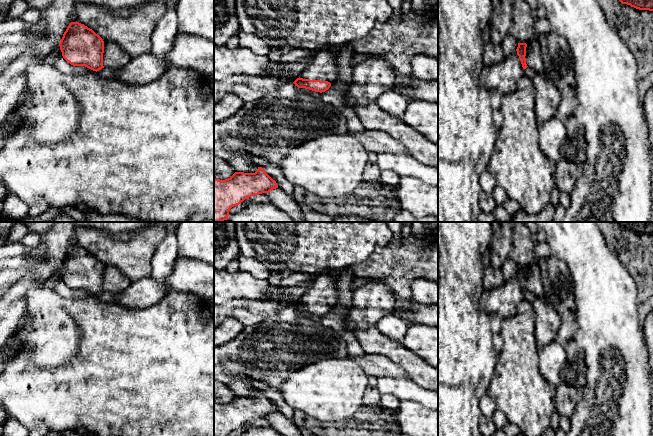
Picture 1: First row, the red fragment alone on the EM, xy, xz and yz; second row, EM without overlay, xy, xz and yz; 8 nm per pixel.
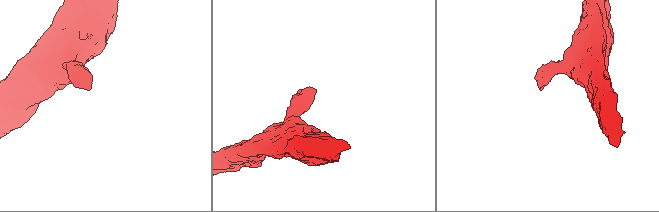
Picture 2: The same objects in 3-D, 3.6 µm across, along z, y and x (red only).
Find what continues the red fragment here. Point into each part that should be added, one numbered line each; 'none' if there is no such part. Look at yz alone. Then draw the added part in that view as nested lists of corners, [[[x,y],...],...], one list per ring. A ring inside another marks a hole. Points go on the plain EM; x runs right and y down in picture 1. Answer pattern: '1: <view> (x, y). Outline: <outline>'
1: yz (503, 300). Outline: [[[517,275],[503,285],[485,291],[480,302],[481,309],[491,316],[497,314],[501,320],[512,317],[517,309],[517,305],[525,300]]]

